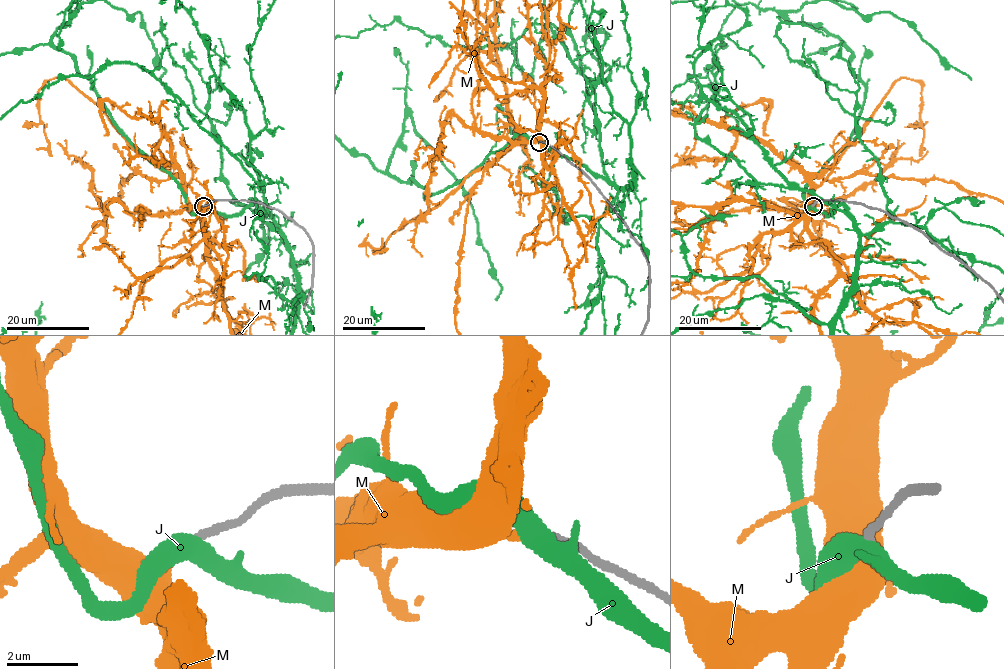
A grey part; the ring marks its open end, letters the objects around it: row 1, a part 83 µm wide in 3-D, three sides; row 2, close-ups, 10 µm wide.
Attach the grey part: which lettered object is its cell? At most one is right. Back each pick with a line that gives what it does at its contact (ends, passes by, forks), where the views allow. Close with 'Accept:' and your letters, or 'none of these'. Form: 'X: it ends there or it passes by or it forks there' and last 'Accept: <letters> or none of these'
M: it ends there
Accept: M

